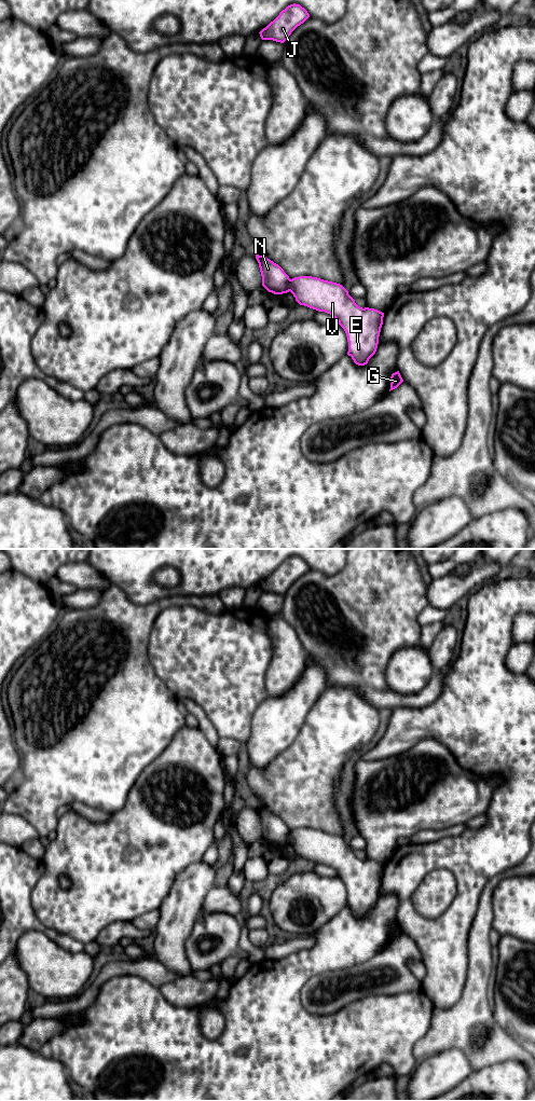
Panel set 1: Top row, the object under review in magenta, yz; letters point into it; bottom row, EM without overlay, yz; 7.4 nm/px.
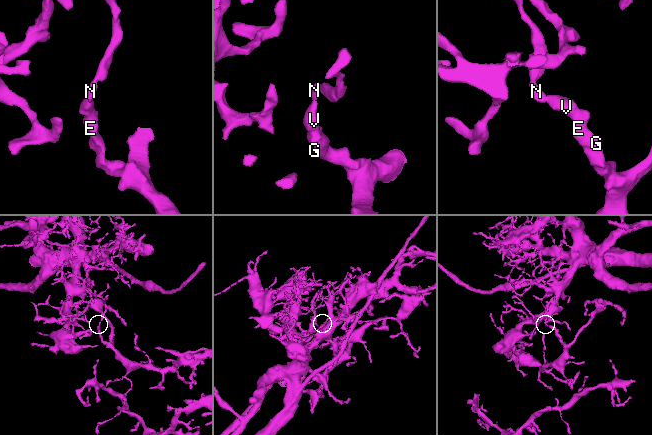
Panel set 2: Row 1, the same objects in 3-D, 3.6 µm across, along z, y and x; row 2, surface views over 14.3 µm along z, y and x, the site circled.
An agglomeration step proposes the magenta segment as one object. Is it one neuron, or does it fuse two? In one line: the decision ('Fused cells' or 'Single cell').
Fused cells

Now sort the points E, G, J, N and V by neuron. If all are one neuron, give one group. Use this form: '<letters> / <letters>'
E G V / J N

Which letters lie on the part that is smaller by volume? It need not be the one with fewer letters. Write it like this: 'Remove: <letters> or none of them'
Remove: E, G, V

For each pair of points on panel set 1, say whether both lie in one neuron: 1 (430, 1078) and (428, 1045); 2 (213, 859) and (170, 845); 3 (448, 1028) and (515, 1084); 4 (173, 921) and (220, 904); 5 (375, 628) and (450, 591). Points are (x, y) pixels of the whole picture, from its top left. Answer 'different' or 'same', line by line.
1: different
2: different
3: different
4: different
5: different

